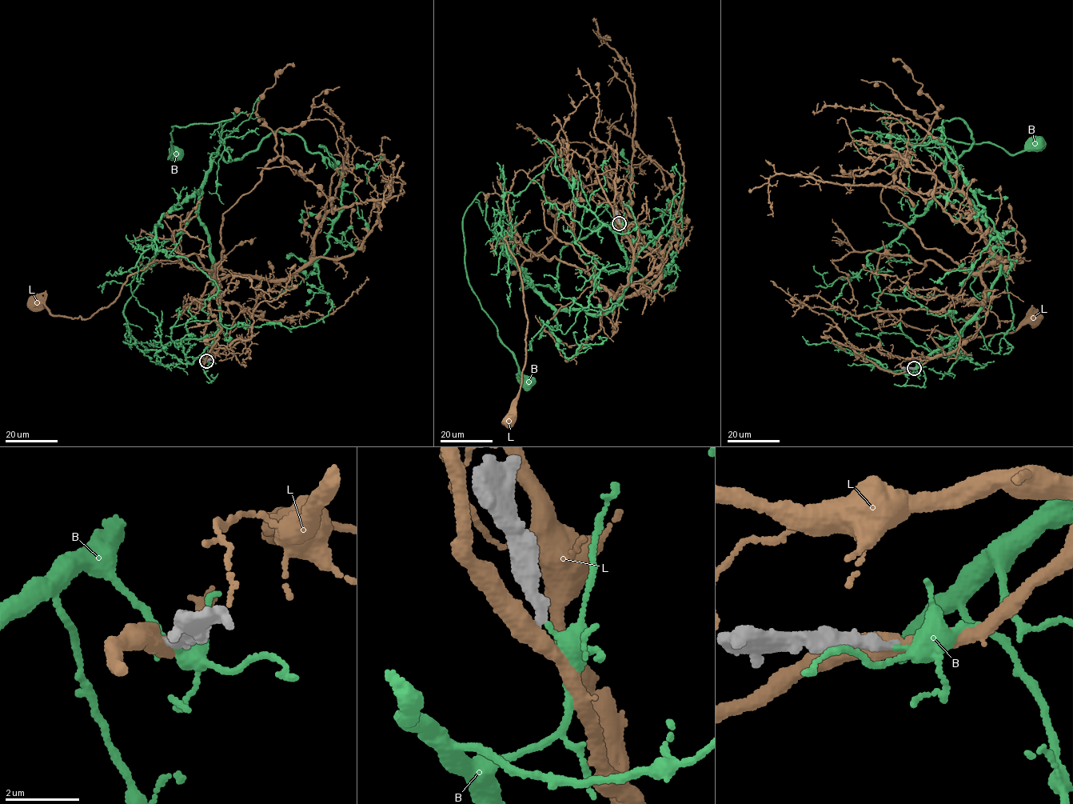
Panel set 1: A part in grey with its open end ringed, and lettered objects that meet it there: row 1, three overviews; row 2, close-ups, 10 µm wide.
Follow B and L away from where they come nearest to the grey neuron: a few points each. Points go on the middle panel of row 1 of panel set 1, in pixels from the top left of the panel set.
B: (620, 222), (628, 283), (596, 315), (524, 280), (484, 193), (465, 213), (468, 284), (527, 384)
L: (619, 223), (633, 258), (628, 283), (611, 298), (588, 272), (505, 236), (527, 323), (509, 422)

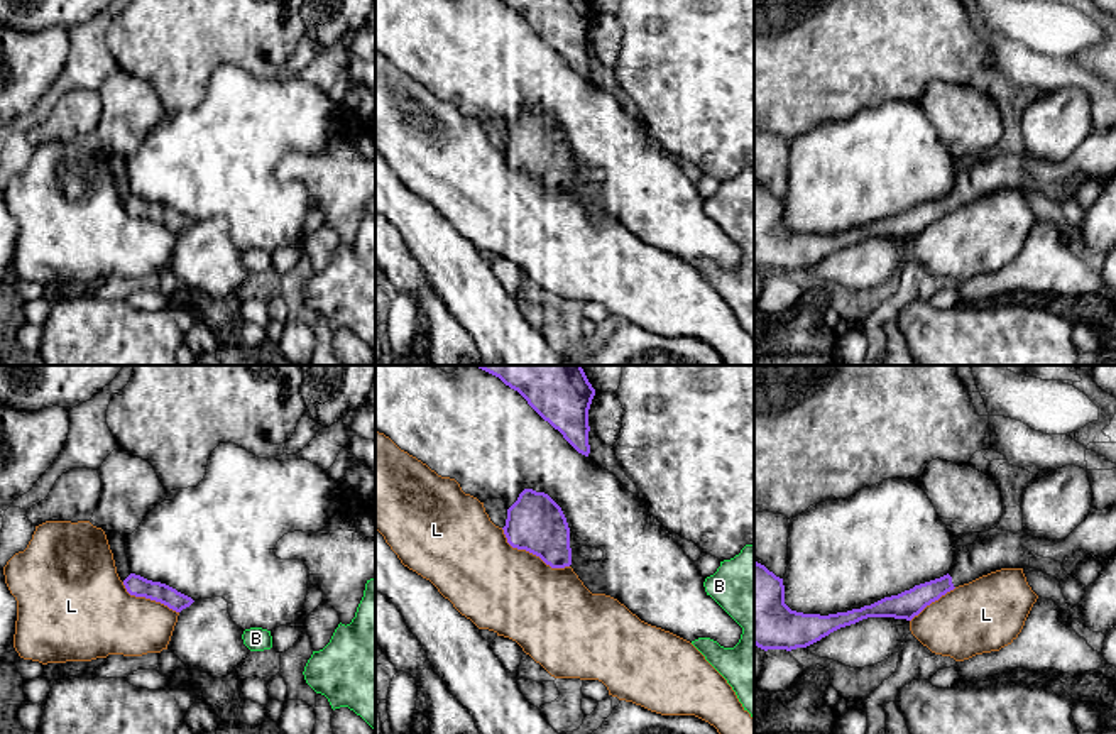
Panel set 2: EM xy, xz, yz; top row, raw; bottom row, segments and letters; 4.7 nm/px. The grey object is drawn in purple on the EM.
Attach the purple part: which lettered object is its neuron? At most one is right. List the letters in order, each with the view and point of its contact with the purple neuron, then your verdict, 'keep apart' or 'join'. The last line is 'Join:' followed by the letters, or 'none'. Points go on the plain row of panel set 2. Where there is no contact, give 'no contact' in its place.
B: no contact; keep apart
L: contact xz (531, 173); keep apart
Join: none

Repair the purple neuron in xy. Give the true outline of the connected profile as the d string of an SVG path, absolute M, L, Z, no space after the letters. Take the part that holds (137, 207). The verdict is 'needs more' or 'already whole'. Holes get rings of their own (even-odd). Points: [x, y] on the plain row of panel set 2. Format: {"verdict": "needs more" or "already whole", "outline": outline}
{"verdict": "already whole", "outline": "M130 194L123 201L123 206L130 216L161 223L176 233L181 233L194 223L191 218L178 213L166 205L152 203L135 194Z"}

